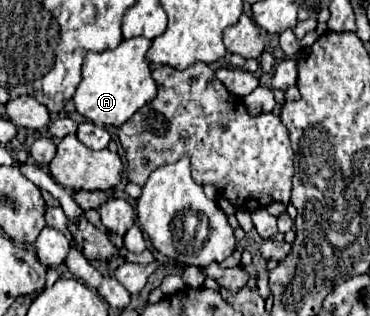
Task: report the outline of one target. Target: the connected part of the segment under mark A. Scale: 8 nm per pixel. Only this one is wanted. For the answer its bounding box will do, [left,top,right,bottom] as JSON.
[73,38,157,126]

